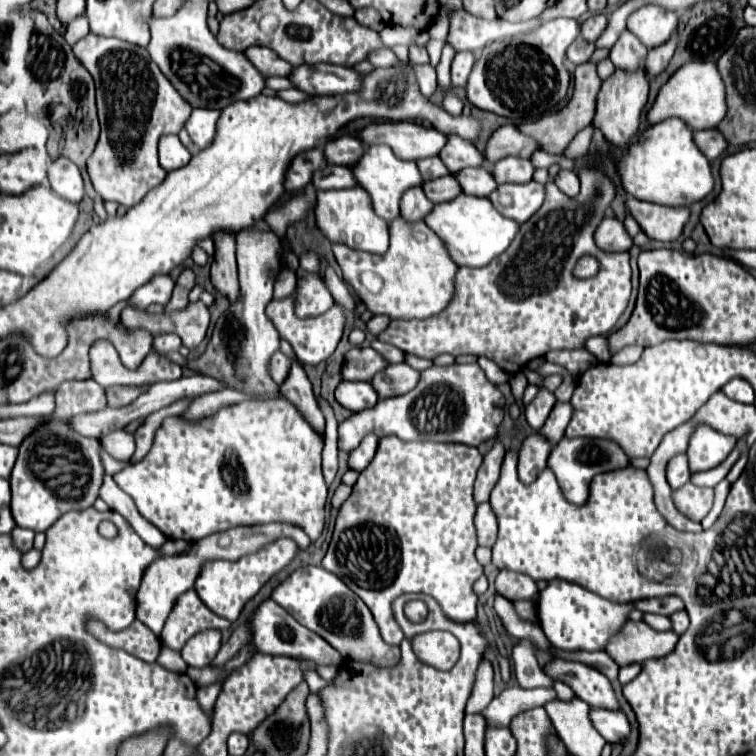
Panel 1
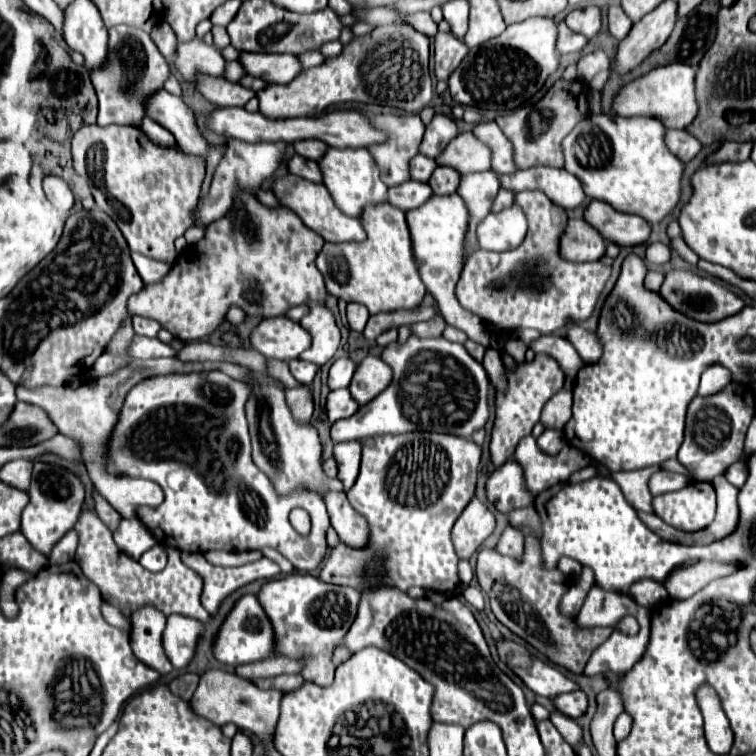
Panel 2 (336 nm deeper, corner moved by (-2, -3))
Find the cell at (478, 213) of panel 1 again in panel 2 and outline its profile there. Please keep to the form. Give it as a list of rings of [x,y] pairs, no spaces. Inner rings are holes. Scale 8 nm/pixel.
[[[457,193],[447,195],[447,197],[433,195],[425,205],[407,211],[407,223],[411,229],[415,259],[419,261],[419,275],[423,277],[427,291],[437,299],[439,311],[445,323],[461,329],[471,341],[487,349],[491,345],[491,337],[487,329],[483,329],[483,321],[479,321],[479,317],[475,317],[473,313],[467,313],[459,305],[459,301],[455,301],[455,285],[467,263],[465,237],[467,237],[467,227],[469,227],[469,209],[463,197],[459,197]]]

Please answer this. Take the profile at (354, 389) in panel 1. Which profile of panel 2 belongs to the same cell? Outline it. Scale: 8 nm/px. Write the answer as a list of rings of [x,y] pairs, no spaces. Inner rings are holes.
[[[335,389],[329,393],[327,397],[327,417],[331,423],[339,421],[339,419],[345,419],[345,417],[351,417],[357,413],[359,405],[355,403],[355,399],[351,397],[349,389]]]

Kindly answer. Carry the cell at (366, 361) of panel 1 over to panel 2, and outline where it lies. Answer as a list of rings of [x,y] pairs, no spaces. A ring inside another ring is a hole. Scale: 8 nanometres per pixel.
[[[339,357],[339,359],[335,359],[335,363],[333,363],[331,369],[329,369],[329,389],[349,387],[355,369],[357,369],[357,365],[355,365],[349,357]]]

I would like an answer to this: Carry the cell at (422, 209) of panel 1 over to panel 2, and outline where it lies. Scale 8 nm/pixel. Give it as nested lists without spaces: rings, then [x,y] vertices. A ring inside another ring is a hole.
[[[367,113],[367,117],[375,119],[379,129],[387,129],[387,133],[391,133],[391,141],[387,141],[387,145],[375,145],[375,149],[369,149],[371,153],[375,153],[375,159],[379,161],[379,169],[383,169],[383,181],[387,183],[387,187],[395,187],[395,185],[409,181],[411,179],[409,161],[419,153],[419,145],[421,145],[423,131],[425,131],[423,121],[419,119],[419,115],[399,115],[397,117],[397,115]]]

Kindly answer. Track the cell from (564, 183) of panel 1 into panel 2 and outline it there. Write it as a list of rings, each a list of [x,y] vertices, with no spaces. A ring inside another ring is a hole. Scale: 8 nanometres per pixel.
[[[531,167],[517,171],[513,175],[499,175],[505,189],[515,189],[515,193],[525,189],[543,191],[551,201],[563,205],[565,209],[575,209],[585,201],[585,193],[577,177],[565,169],[555,167]]]

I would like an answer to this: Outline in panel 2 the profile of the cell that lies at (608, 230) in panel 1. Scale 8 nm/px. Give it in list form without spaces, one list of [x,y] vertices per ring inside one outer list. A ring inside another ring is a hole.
[[[585,219],[569,221],[567,233],[563,233],[563,241],[561,241],[563,257],[567,257],[569,261],[599,261],[605,255],[605,247],[607,247],[607,241],[603,239],[603,235],[595,227],[591,227]]]

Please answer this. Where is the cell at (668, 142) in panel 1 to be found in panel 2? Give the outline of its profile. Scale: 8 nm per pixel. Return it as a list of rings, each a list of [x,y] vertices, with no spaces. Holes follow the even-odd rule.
[[[589,115],[563,139],[565,171],[575,175],[587,197],[601,199],[619,211],[645,217],[649,223],[663,221],[681,199],[683,161],[675,157],[665,145],[665,127],[653,117],[619,117],[619,115]]]

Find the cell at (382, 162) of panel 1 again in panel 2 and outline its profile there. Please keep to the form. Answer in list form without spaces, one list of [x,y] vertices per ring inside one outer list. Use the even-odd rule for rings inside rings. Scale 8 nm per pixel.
[[[329,149],[319,167],[323,169],[323,185],[345,215],[361,217],[363,207],[387,203],[387,185],[381,181],[379,165],[367,149]]]

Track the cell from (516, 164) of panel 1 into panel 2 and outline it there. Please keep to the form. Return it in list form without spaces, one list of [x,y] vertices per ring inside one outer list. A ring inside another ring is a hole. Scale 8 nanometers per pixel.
[[[495,171],[463,175],[463,185],[459,185],[459,195],[463,195],[467,201],[467,207],[471,207],[471,229],[467,233],[467,253],[473,253],[477,249],[475,227],[491,211],[491,205],[499,189],[501,189],[501,183]]]

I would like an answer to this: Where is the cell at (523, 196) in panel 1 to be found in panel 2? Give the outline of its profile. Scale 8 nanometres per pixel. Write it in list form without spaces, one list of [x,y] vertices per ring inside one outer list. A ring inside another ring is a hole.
[[[517,203],[499,213],[489,213],[477,225],[479,247],[487,251],[515,249],[523,241],[525,233],[527,233],[527,217]]]

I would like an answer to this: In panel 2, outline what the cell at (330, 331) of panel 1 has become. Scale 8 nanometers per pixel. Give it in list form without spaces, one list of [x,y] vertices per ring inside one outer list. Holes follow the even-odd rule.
[[[271,317],[253,329],[251,347],[267,359],[291,361],[311,347],[311,335],[289,317]]]

